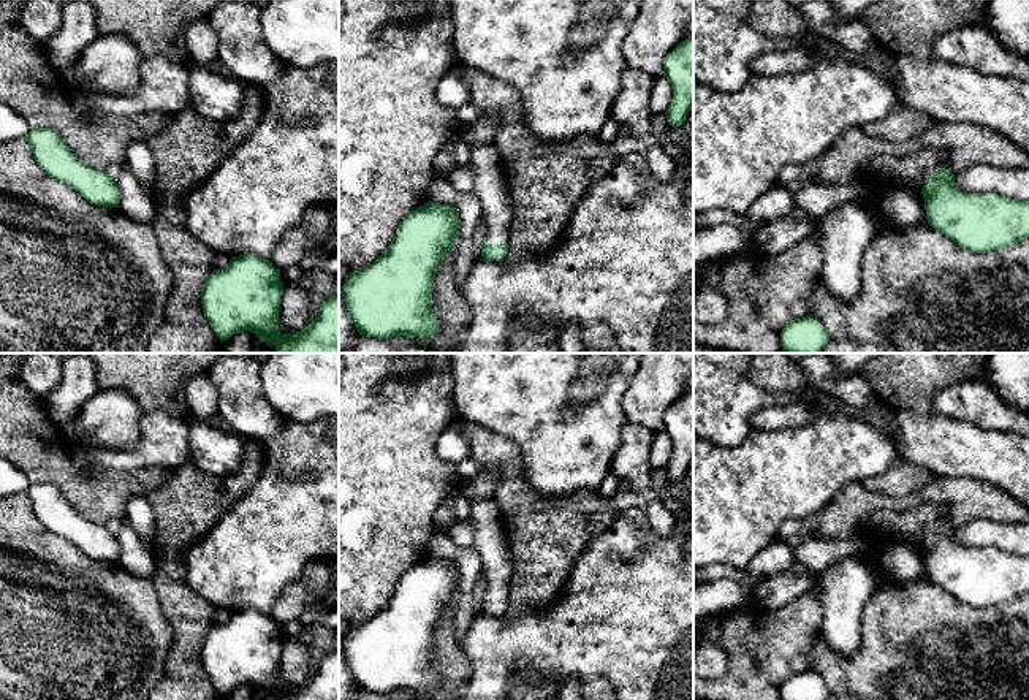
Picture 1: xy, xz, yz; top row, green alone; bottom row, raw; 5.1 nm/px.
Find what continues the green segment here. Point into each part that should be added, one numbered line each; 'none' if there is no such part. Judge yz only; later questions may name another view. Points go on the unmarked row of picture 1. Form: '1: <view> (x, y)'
1: yz (915, 523)

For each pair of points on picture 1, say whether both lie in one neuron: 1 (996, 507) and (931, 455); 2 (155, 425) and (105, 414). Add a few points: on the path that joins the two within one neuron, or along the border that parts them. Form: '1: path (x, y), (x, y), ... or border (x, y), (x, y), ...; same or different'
1: border (934, 475), (982, 479), (996, 486); different
2: border (144, 414), (140, 439), (116, 450); different

